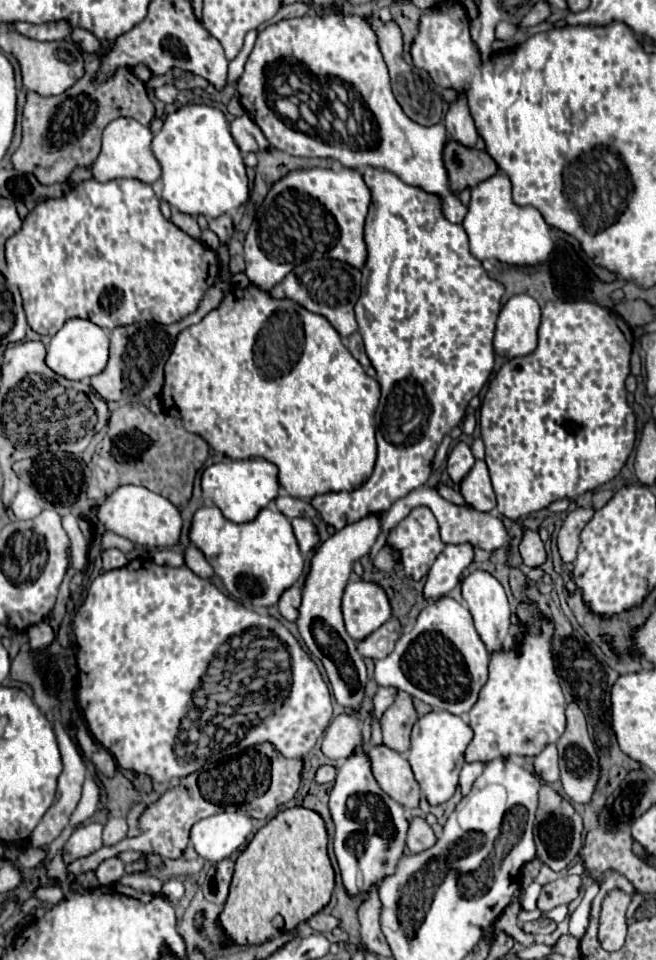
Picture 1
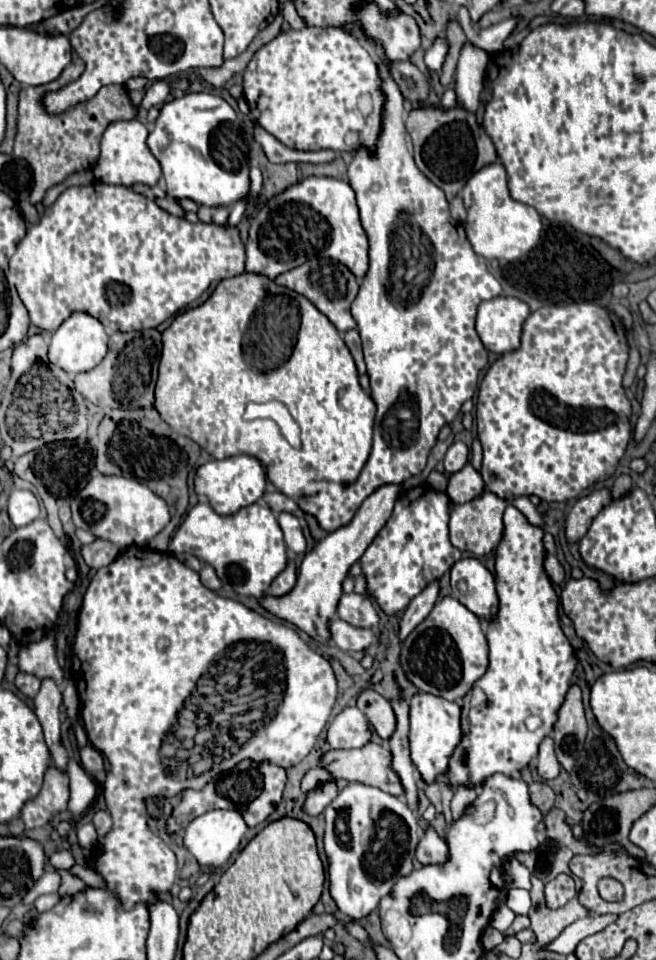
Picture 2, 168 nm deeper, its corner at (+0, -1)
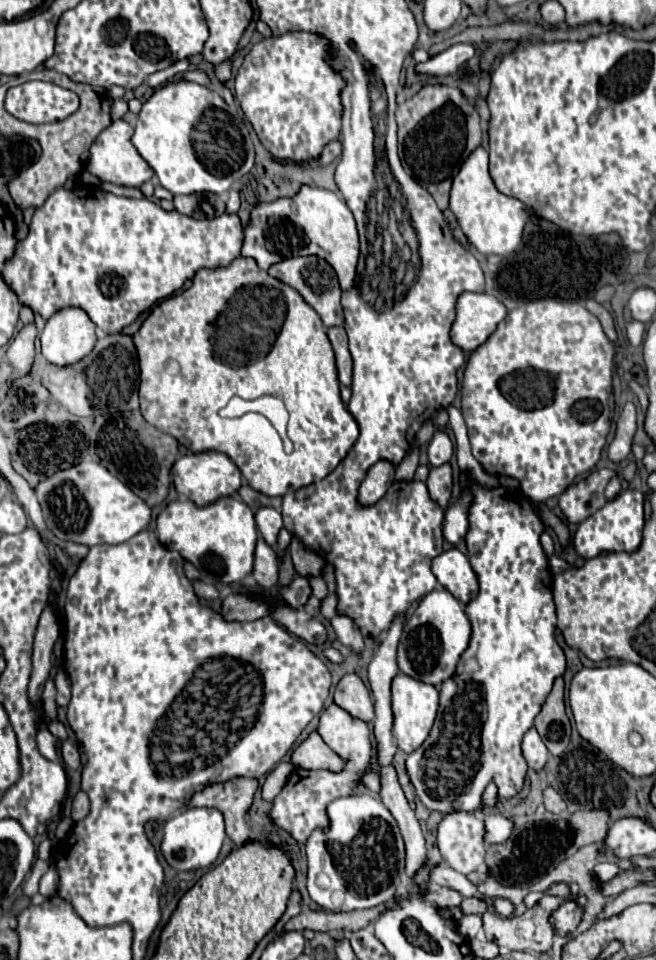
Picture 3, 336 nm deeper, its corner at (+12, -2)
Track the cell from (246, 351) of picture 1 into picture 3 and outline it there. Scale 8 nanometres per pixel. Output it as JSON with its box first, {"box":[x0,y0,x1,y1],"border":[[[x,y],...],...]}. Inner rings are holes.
{"box":[133,258,359,496],"border":[[[235,258],[235,262],[231,262],[231,266],[219,268],[219,270],[199,270],[199,274],[195,274],[193,278],[193,286],[177,296],[171,296],[167,300],[163,300],[161,304],[157,304],[149,316],[145,318],[143,326],[139,328],[137,334],[133,334],[135,346],[137,346],[137,354],[139,354],[139,368],[141,368],[141,386],[139,386],[139,400],[141,400],[141,414],[143,418],[155,426],[157,430],[171,434],[173,438],[179,440],[179,444],[183,444],[187,450],[191,452],[207,452],[207,450],[215,450],[221,454],[231,456],[231,460],[239,466],[243,478],[249,482],[251,488],[259,490],[261,494],[267,496],[285,496],[287,492],[299,490],[303,486],[309,486],[317,480],[327,478],[337,466],[339,462],[347,456],[347,452],[351,450],[351,446],[355,444],[357,436],[359,436],[359,426],[355,422],[355,418],[351,416],[351,412],[347,410],[347,406],[341,400],[339,394],[339,378],[337,378],[337,366],[335,366],[335,354],[331,348],[331,342],[323,330],[321,318],[319,314],[301,298],[301,294],[297,290],[293,290],[291,286],[271,278],[265,270],[259,270],[257,262],[253,258]],[[247,340],[247,342],[245,342]],[[275,348],[275,356],[269,356],[269,352]],[[235,358],[245,358],[245,360],[235,360]],[[173,362],[177,362],[179,366],[173,366]],[[233,396],[241,396],[245,400],[255,400],[259,396],[277,396],[285,402],[287,410],[289,410],[289,424],[287,424],[287,432],[291,442],[295,444],[295,452],[287,454],[283,450],[283,442],[277,442],[275,438],[271,438],[273,442],[261,442],[261,434],[251,434],[247,436],[247,426],[245,426],[245,418],[237,418],[237,420],[229,420],[229,418],[221,418],[219,410],[227,406],[227,402]]]}

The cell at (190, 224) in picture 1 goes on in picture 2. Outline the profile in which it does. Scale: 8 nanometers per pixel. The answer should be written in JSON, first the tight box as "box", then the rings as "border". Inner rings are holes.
{"box":[155,197,185,217],"border":[[[163,197],[163,199],[155,199],[155,203],[161,207],[161,209],[165,209],[165,211],[169,211],[171,215],[177,215],[177,217],[183,217],[185,215],[185,211],[173,201],[173,199],[167,199],[167,197]]]}

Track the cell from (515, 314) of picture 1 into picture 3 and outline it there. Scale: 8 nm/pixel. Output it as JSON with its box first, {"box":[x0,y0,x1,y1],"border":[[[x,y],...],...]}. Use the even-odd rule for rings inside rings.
{"box":[451,292,507,352],"border":[[[463,292],[457,300],[457,318],[451,328],[453,342],[465,352],[475,352],[507,316],[507,308],[491,294]]]}

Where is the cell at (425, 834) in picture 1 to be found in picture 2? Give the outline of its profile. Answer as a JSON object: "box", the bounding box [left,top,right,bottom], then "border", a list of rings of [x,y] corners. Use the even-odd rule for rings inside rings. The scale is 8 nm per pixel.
{"box":[417,829,449,865],"border":[[[427,829],[417,845],[417,859],[423,865],[443,865],[447,863],[447,857],[449,857],[447,843],[435,833],[435,829]]]}

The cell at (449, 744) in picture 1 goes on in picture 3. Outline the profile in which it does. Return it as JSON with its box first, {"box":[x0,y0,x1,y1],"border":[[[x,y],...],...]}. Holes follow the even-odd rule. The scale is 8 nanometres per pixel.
{"box":[391,674,439,754],"border":[[[397,674],[391,686],[393,694],[393,734],[399,750],[405,754],[415,752],[429,736],[437,710],[439,710],[439,690],[435,686],[427,686],[425,682],[415,682],[415,678],[407,678],[405,674]]]}

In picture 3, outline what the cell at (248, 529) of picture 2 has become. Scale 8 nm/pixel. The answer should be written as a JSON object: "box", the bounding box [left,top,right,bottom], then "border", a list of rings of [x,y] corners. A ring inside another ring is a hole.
{"box":[157,496,257,584],"border":[[[237,496],[219,498],[211,506],[197,508],[191,500],[175,500],[157,518],[157,538],[159,542],[179,552],[189,560],[199,572],[203,582],[239,584],[253,572],[255,544],[257,544],[257,524],[253,510]]]}

